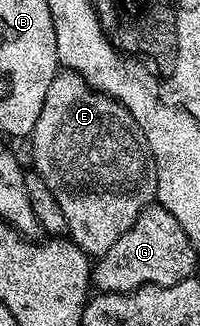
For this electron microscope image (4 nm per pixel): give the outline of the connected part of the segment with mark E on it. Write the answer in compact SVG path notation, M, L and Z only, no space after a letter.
M56 71L53 82L49 86L49 94L45 94L45 106L41 106L41 114L37 117L37 126L30 134L29 143L31 143L31 156L35 159L34 171L38 172L39 177L45 182L45 186L49 186L49 190L53 190L53 198L57 198L57 206L61 206L61 214L65 214L70 239L80 250L86 252L88 257L103 256L105 250L109 250L109 246L113 246L113 242L117 242L117 238L121 238L121 234L125 234L125 230L129 230L129 226L137 220L137 214L143 212L143 209L156 199L159 178L155 175L155 160L151 157L145 134L139 129L137 122L129 112L125 110L123 104L114 100L112 96L108 96L106 92L96 92L82 76L75 72Z

